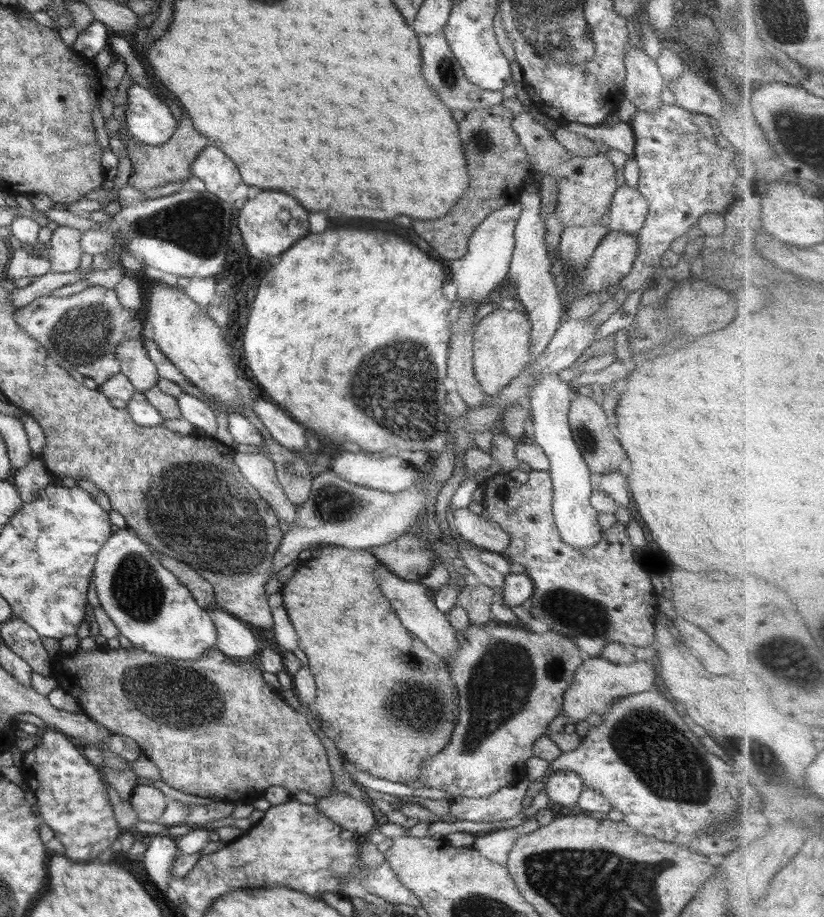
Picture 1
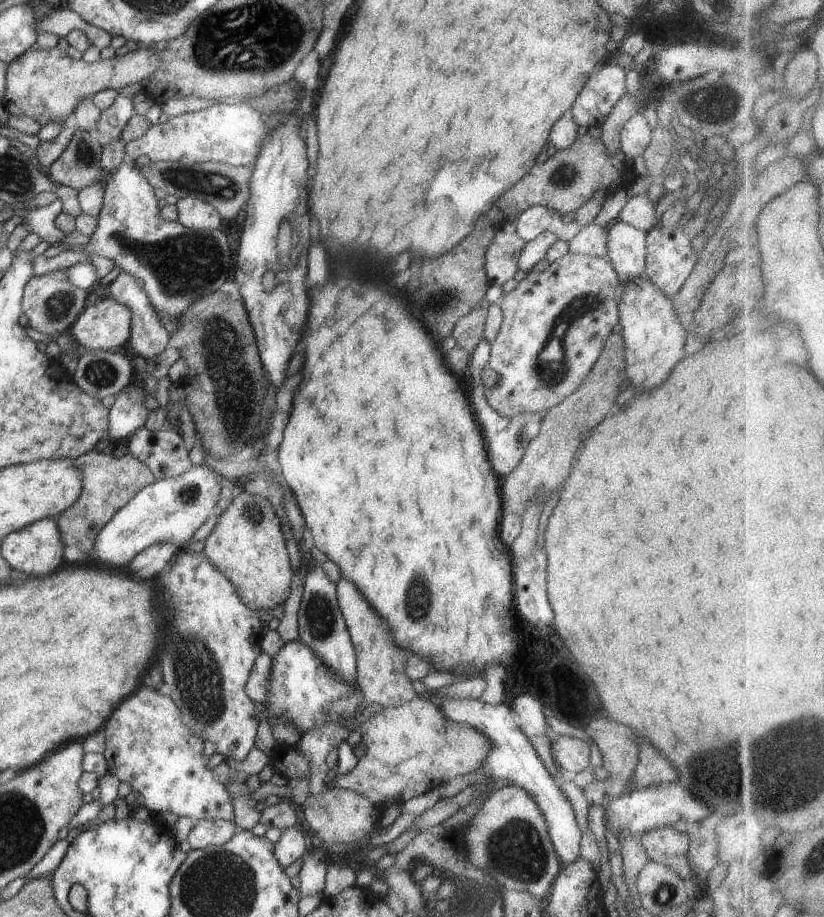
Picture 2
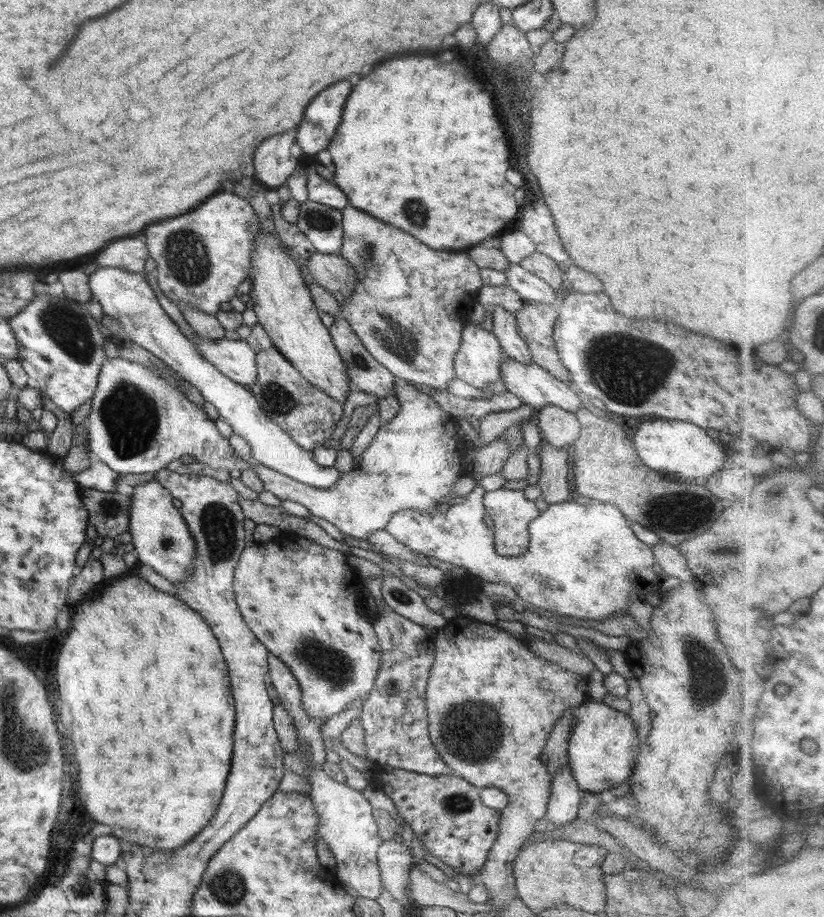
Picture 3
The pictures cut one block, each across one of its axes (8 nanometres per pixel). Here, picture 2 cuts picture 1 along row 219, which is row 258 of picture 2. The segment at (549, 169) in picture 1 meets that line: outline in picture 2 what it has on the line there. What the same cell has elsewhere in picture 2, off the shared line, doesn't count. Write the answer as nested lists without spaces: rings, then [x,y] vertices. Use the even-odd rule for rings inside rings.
[[[568,252],[552,264],[530,271],[514,290],[498,302],[504,320],[491,345],[488,366],[498,380],[494,389],[485,391],[488,405],[501,417],[514,417],[522,413],[542,414],[570,396],[589,375],[614,326],[619,323],[620,295],[618,274],[608,258]]]

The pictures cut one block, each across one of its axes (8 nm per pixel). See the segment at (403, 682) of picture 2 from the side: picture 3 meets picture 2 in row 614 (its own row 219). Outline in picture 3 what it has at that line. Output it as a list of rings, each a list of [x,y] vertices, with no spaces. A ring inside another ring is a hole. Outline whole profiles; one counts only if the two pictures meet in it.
[[[349,205],[347,208],[344,208],[341,214],[344,238],[340,255],[349,260],[350,264],[353,264],[352,268],[357,271],[357,274],[354,292],[346,300],[339,302],[341,312],[339,312],[338,318],[349,322],[352,330],[360,337],[368,352],[394,374],[395,377],[403,378],[413,384],[426,384],[430,388],[447,390],[448,384],[454,378],[457,378],[454,370],[454,359],[455,354],[460,350],[462,329],[465,327],[470,310],[475,303],[475,292],[483,286],[480,276],[481,269],[471,261],[471,258],[465,251],[432,250],[432,248],[428,248],[426,244],[420,242],[411,234],[404,232],[404,230],[398,230],[392,225],[383,223],[370,216],[370,214],[354,208],[354,206]]]

